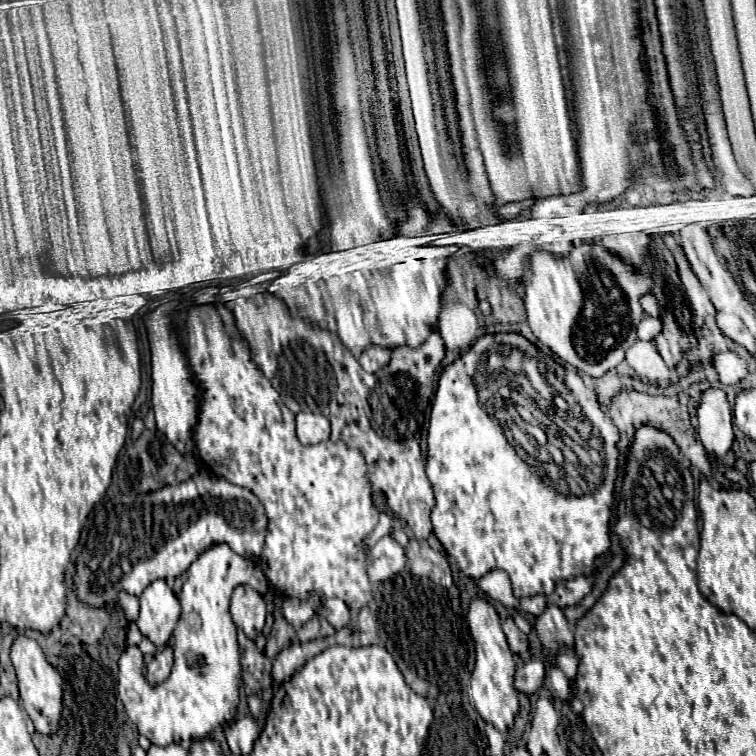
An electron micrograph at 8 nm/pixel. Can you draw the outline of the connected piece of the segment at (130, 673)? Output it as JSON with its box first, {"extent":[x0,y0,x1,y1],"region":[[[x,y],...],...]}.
{"extent":[118,544,268,746],"region":[[[216,544],[210,550],[206,550],[186,572],[186,582],[180,592],[180,604],[182,604],[182,616],[178,620],[178,626],[174,630],[174,666],[172,674],[152,688],[144,680],[143,654],[137,646],[128,646],[124,654],[118,660],[120,674],[118,674],[118,694],[124,704],[124,710],[128,718],[136,724],[138,732],[146,736],[156,746],[168,746],[172,742],[188,744],[190,740],[202,740],[206,734],[212,734],[214,730],[220,730],[224,724],[236,720],[238,704],[240,704],[240,688],[242,688],[242,666],[240,666],[240,650],[236,640],[236,626],[230,618],[228,604],[230,594],[238,584],[250,584],[256,592],[264,594],[268,592],[268,580],[262,574],[260,566],[252,560],[246,560],[238,554],[234,554],[226,544]]]}

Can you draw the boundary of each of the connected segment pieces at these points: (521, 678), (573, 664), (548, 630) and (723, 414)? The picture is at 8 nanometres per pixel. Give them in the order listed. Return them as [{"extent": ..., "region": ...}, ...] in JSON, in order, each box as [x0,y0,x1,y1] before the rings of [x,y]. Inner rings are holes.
[{"extent":[514,658,546,694],"region":[[[532,658],[530,662],[526,662],[524,666],[520,666],[516,670],[514,686],[516,686],[516,690],[520,690],[524,694],[536,694],[544,686],[544,678],[546,678],[544,662]]]},{"extent":[556,646,578,678],"region":[[[566,646],[566,650],[558,652],[558,656],[556,656],[556,664],[564,670],[564,674],[566,674],[568,678],[574,678],[576,672],[578,672],[578,658],[576,658],[574,650],[568,648],[568,646]]]},{"extent":[534,606,574,652],"region":[[[548,606],[534,622],[534,630],[538,632],[538,638],[550,652],[558,652],[560,644],[574,644],[574,624],[568,622],[564,612],[560,608]]]},{"extent":[698,388,734,464],"region":[[[710,388],[702,394],[702,402],[698,406],[698,422],[698,434],[706,452],[710,454],[710,460],[720,464],[734,442],[732,414],[722,390]]]}]

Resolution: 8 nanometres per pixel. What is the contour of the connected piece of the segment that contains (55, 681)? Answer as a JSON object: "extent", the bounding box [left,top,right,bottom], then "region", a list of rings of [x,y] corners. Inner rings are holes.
{"extent":[12,636,62,736],"region":[[[18,636],[12,644],[12,664],[16,668],[18,676],[18,688],[20,688],[20,700],[22,708],[28,712],[30,720],[34,722],[36,730],[44,736],[52,736],[60,730],[60,720],[62,720],[62,676],[54,666],[48,664],[42,648],[26,636]]]}

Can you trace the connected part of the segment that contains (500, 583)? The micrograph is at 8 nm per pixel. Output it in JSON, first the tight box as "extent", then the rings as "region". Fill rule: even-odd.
{"extent":[476,570,518,610],"region":[[[500,570],[488,572],[476,582],[476,586],[488,600],[502,604],[508,610],[514,610],[518,604],[518,600],[512,596],[512,588],[510,588],[510,580],[506,572],[500,572]]]}

